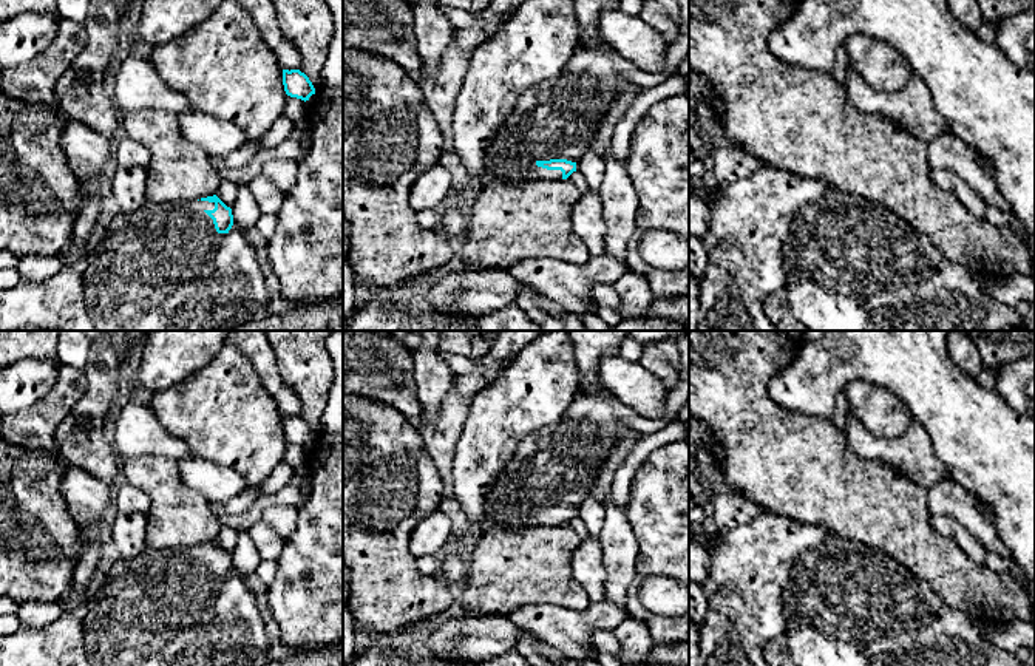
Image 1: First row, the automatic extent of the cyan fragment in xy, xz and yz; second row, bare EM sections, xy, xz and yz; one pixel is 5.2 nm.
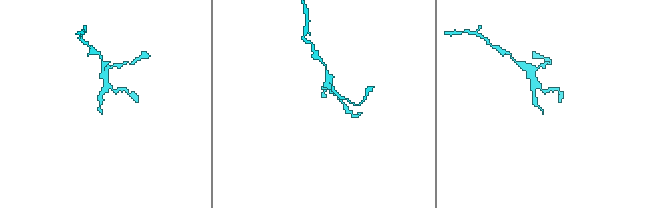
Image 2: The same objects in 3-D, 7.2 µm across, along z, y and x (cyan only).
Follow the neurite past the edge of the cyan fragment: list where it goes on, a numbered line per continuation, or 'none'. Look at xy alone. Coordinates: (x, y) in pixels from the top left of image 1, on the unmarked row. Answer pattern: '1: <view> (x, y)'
1: xy (161, 608)

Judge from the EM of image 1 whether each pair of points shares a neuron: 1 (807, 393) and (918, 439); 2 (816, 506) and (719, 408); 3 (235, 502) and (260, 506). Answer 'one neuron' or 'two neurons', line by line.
1: two neurons
2: one neuron
3: two neurons

